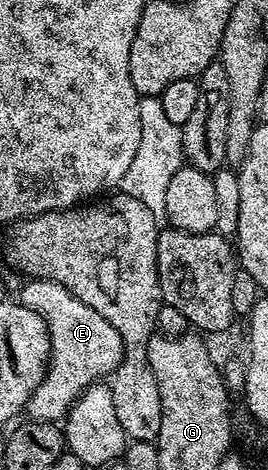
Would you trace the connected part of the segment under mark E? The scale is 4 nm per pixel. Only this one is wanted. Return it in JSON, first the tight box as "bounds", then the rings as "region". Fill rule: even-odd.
{"bounds":[18,279,125,424],"region":[[[31,279],[20,289],[18,302],[33,309],[43,316],[47,323],[47,332],[51,338],[51,354],[47,361],[47,371],[33,395],[29,397],[25,408],[28,420],[36,423],[58,424],[66,419],[68,411],[90,387],[106,380],[112,371],[116,371],[119,362],[124,359],[125,352],[121,333],[97,313],[97,309],[89,309],[85,301],[73,297],[69,289],[60,283],[48,279]]]}

